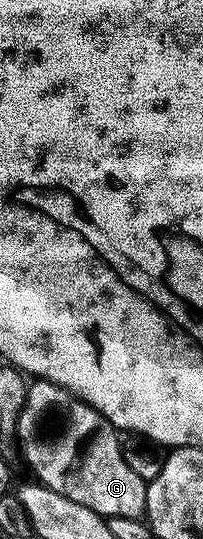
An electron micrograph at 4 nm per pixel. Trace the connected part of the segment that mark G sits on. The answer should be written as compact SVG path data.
M35 379L30 382L27 398L19 410L18 425L19 445L23 448L23 457L27 460L28 467L39 476L36 477L38 484L57 491L57 495L65 495L65 499L73 499L73 503L81 503L81 507L89 507L89 511L104 519L142 518L146 514L147 482L129 468L129 463L125 463L125 455L121 455L119 433L92 405L82 401L74 393L67 392L62 385Z

